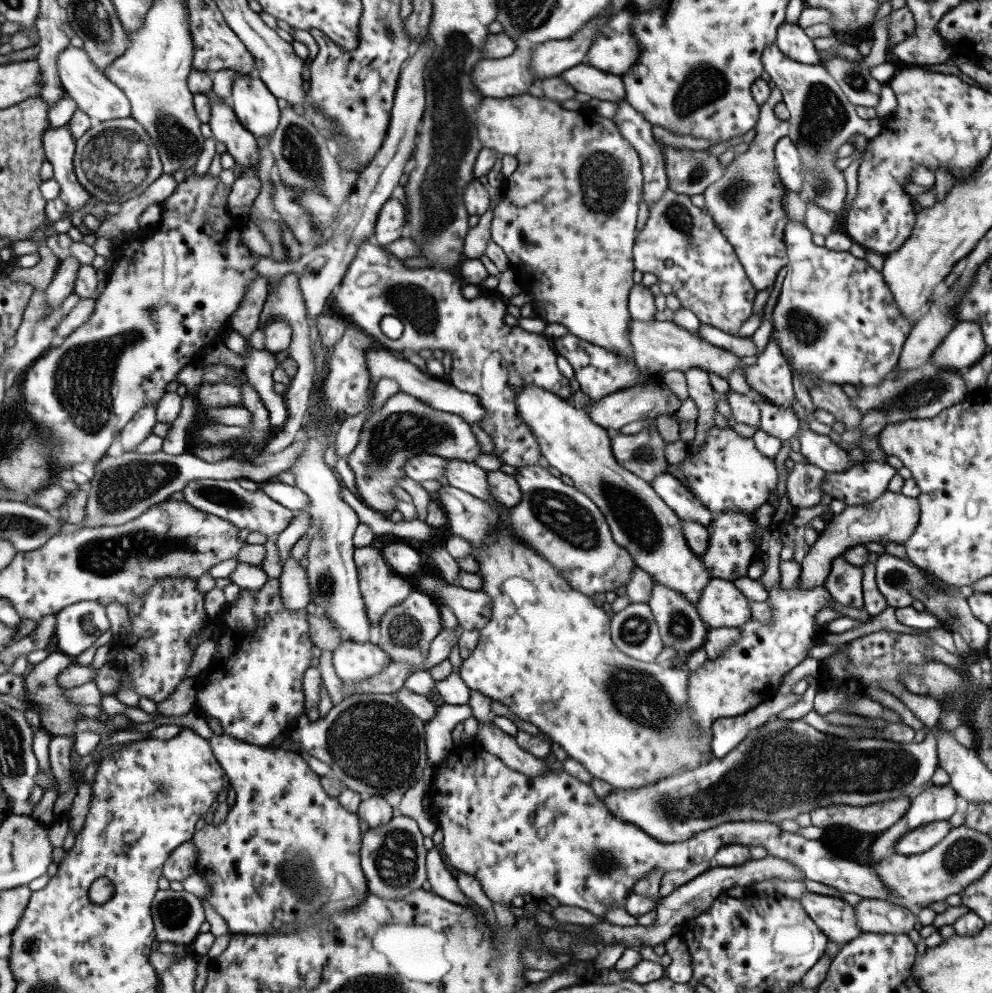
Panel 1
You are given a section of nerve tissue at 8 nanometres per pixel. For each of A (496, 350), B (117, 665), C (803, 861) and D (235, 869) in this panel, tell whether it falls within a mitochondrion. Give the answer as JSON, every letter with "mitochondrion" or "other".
{"A":"other","B":"other","C":"other","D":"other"}

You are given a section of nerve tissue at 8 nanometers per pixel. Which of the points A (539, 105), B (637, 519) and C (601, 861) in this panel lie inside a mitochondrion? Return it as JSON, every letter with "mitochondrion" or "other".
{"A":"other","B":"mitochondrion","C":"mitochondrion"}

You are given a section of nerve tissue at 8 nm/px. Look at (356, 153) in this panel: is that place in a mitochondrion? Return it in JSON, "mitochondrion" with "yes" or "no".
{"mitochondrion":"no"}

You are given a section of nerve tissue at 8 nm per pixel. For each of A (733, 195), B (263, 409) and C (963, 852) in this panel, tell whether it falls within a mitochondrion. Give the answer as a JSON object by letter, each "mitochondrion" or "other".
{"A":"mitochondrion","B":"other","C":"mitochondrion"}

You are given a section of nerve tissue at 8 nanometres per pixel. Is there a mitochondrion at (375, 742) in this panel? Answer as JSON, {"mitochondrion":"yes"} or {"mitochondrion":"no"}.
{"mitochondrion":"yes"}

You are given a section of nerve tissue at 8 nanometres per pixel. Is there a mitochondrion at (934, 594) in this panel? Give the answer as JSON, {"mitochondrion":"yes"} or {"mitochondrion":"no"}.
{"mitochondrion":"yes"}

